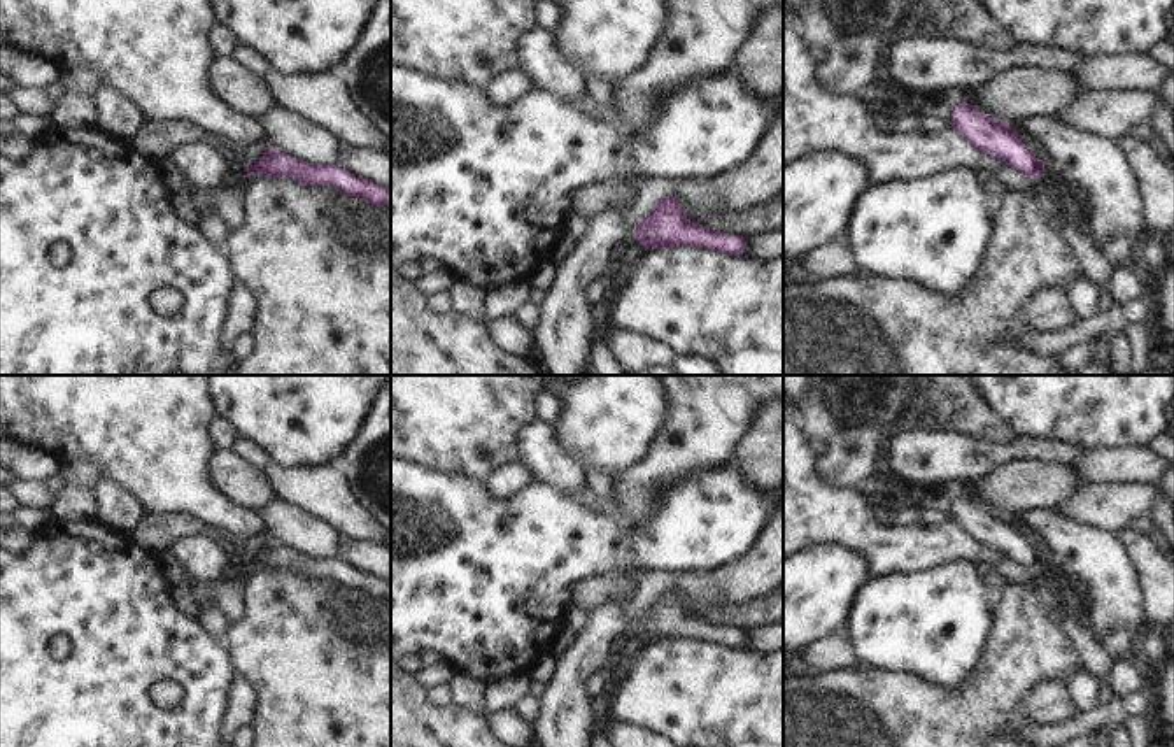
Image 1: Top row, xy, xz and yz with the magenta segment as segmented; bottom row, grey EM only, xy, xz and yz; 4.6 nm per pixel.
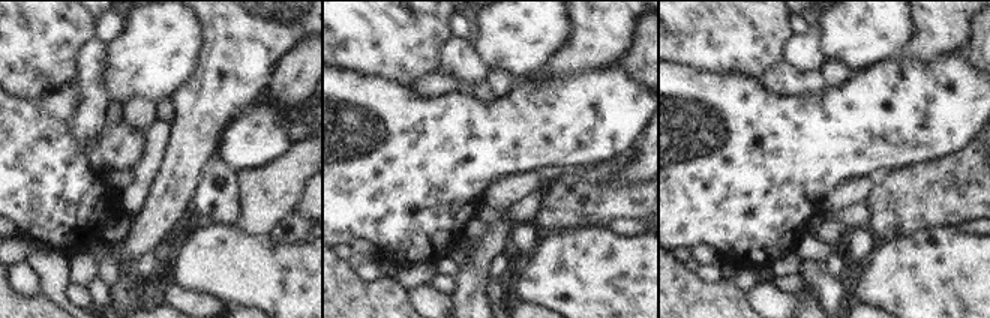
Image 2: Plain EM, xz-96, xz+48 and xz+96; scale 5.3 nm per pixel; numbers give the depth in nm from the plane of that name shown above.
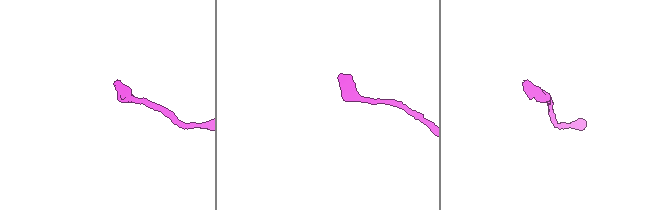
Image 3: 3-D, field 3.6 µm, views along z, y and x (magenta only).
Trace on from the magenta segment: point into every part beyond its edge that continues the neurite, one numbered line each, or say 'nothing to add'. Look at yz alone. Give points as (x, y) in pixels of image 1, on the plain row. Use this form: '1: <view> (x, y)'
nothing to add

